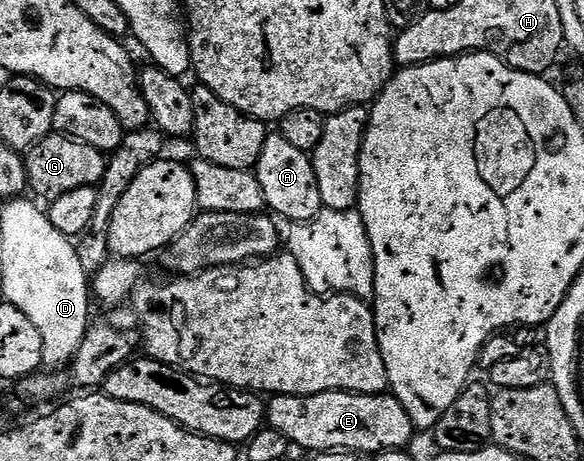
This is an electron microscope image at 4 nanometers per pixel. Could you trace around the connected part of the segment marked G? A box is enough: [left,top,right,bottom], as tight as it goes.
[24,133,108,201]

